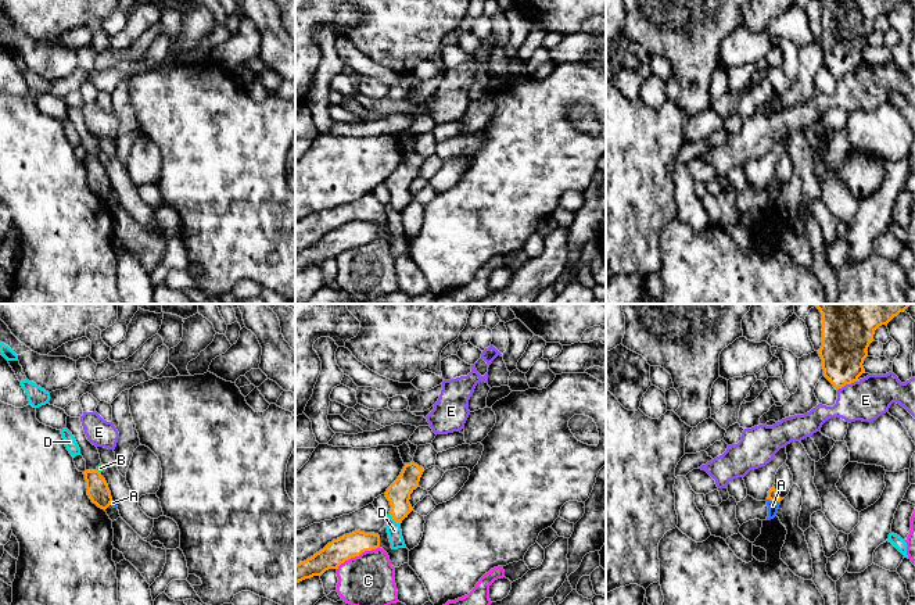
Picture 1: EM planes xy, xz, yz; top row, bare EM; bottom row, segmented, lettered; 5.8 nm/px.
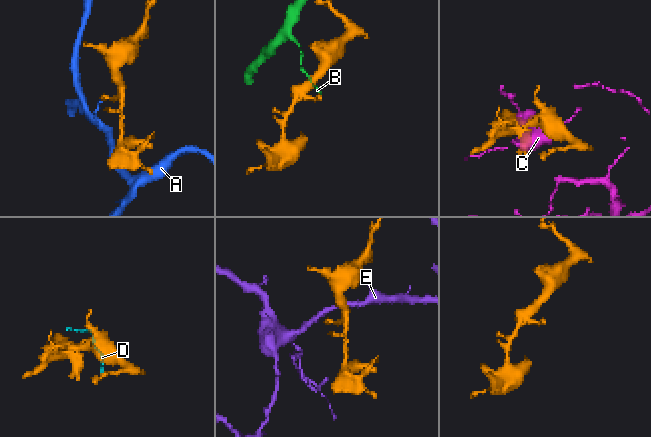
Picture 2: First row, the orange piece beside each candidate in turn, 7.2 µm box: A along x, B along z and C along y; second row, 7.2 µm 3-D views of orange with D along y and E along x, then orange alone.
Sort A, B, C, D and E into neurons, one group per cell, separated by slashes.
A / B / C / D / E

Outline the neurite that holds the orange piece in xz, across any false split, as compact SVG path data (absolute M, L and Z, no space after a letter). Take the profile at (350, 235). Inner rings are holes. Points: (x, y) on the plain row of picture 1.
M355 219L349 223L333 229L313 246L295 254L295 273L322 265L329 258L338 258L345 250L359 246L365 240L372 240L380 236L380 225Z

